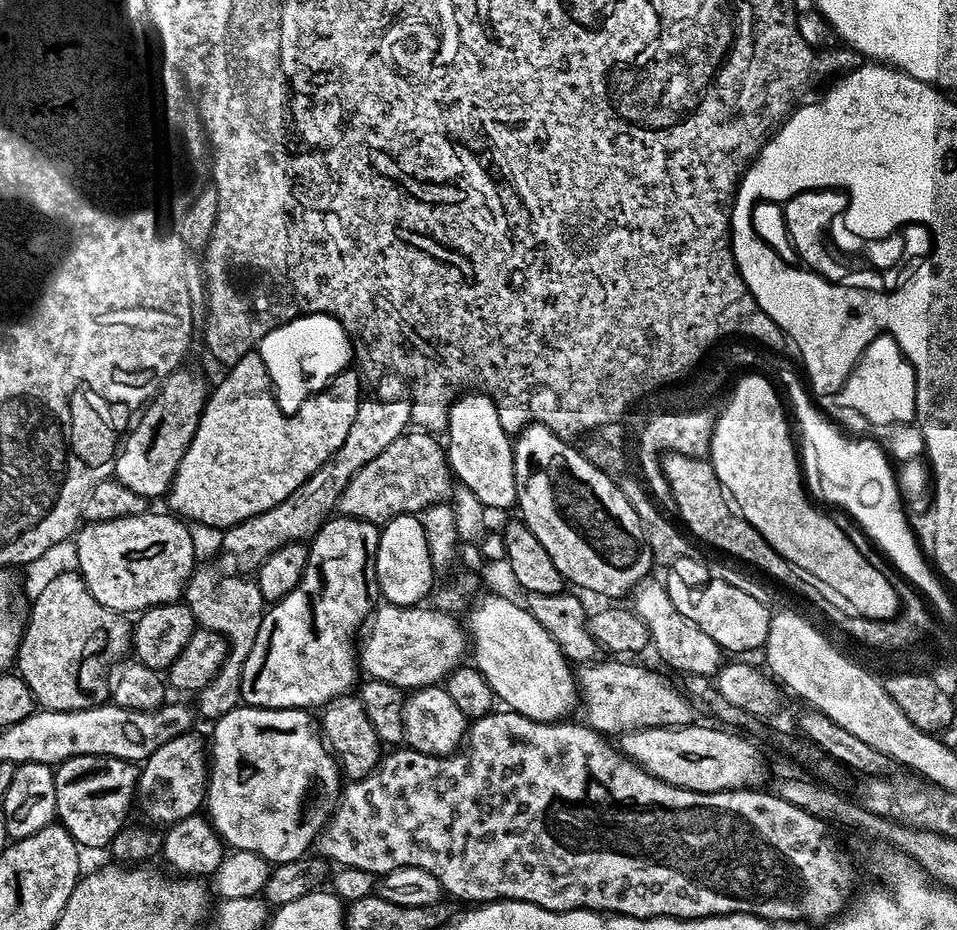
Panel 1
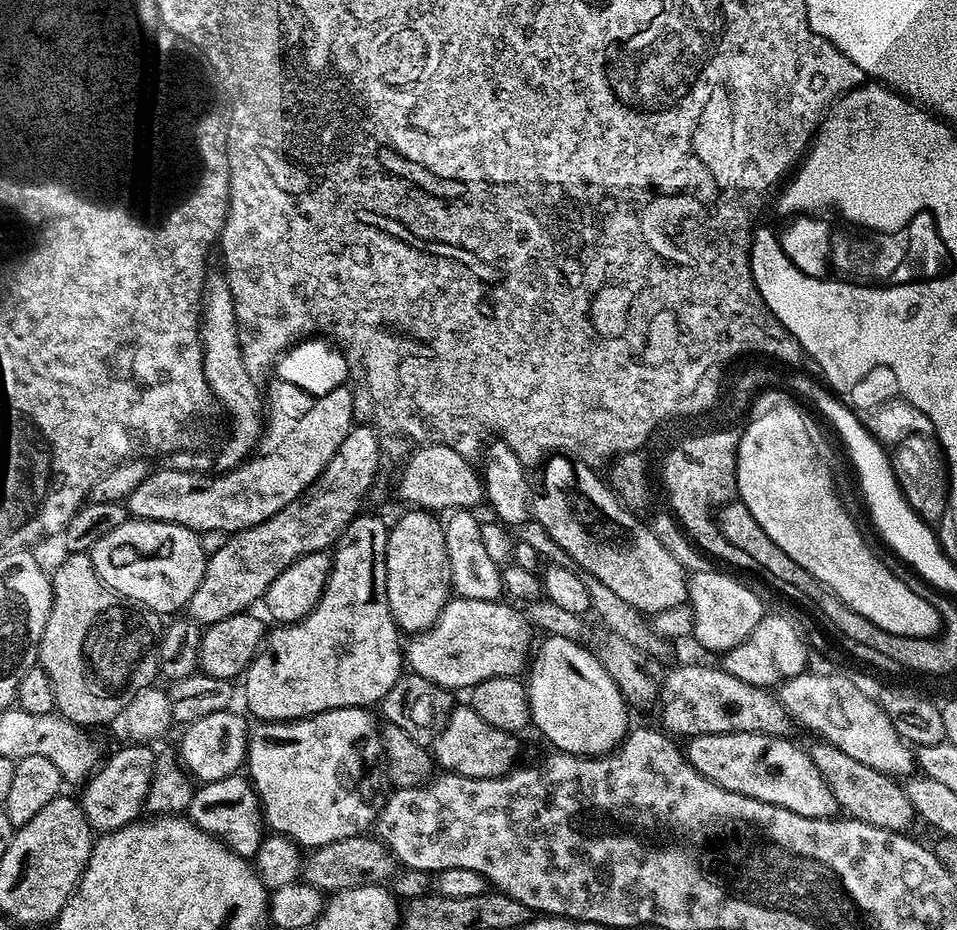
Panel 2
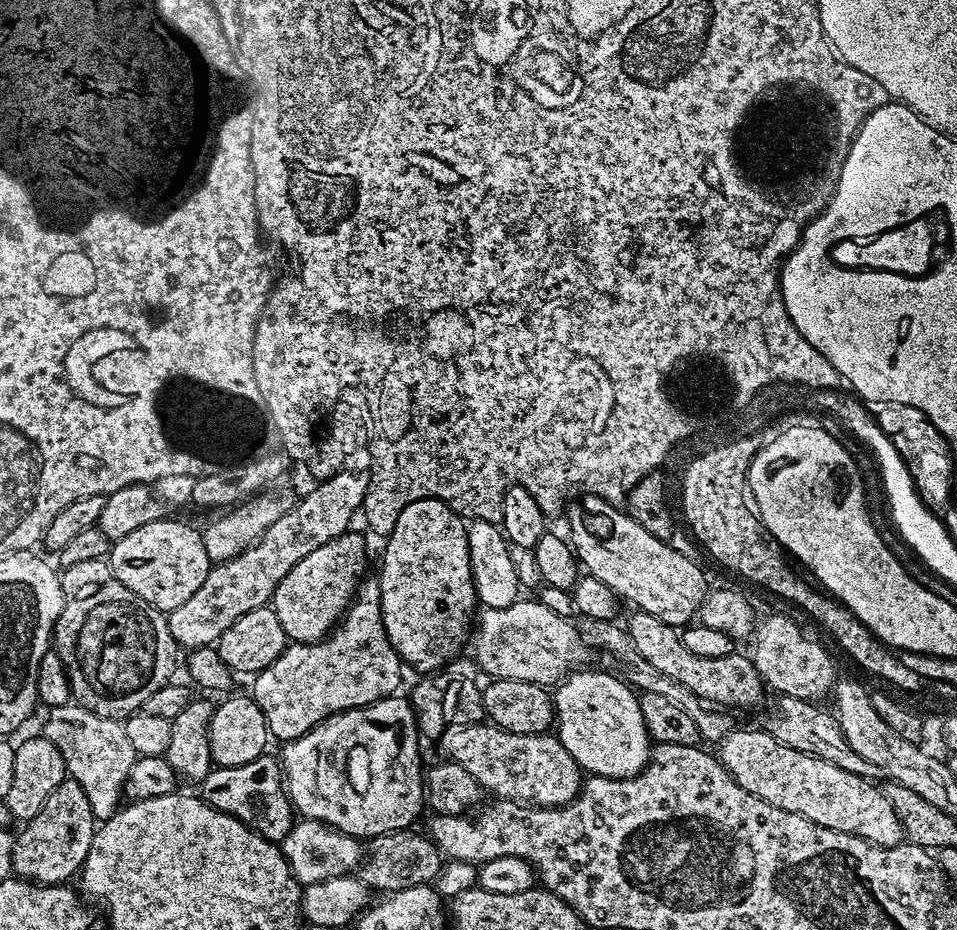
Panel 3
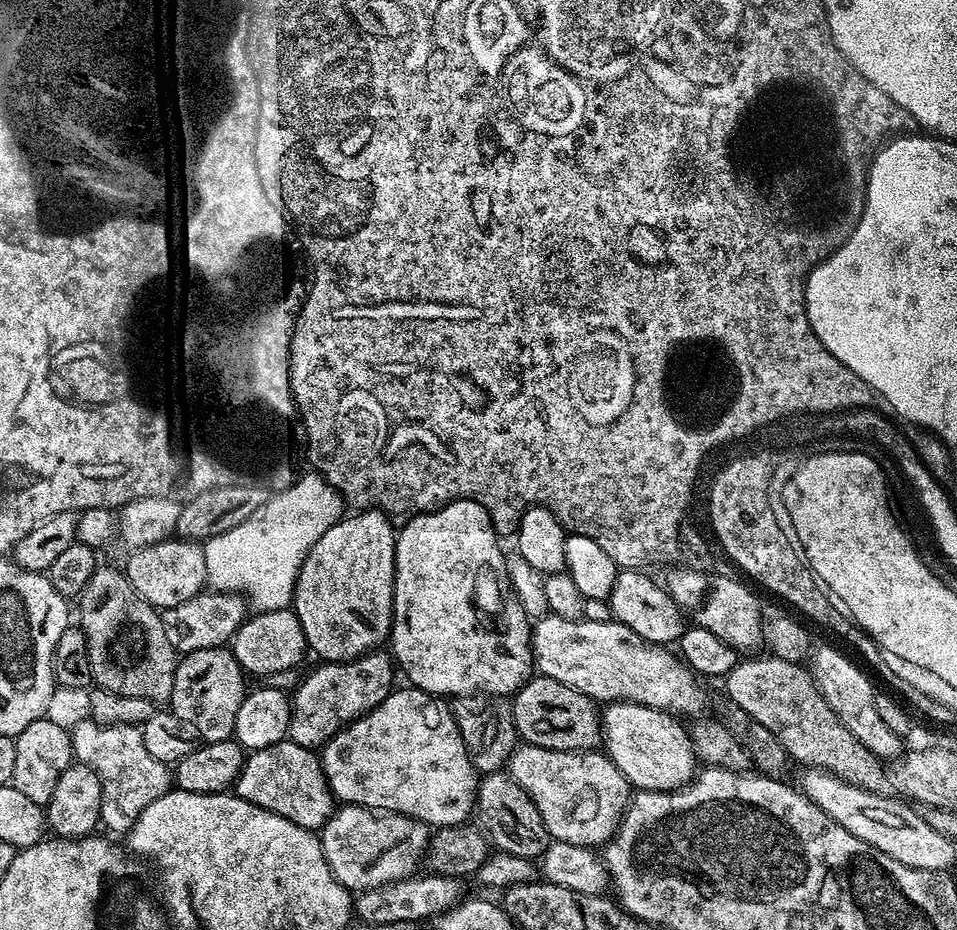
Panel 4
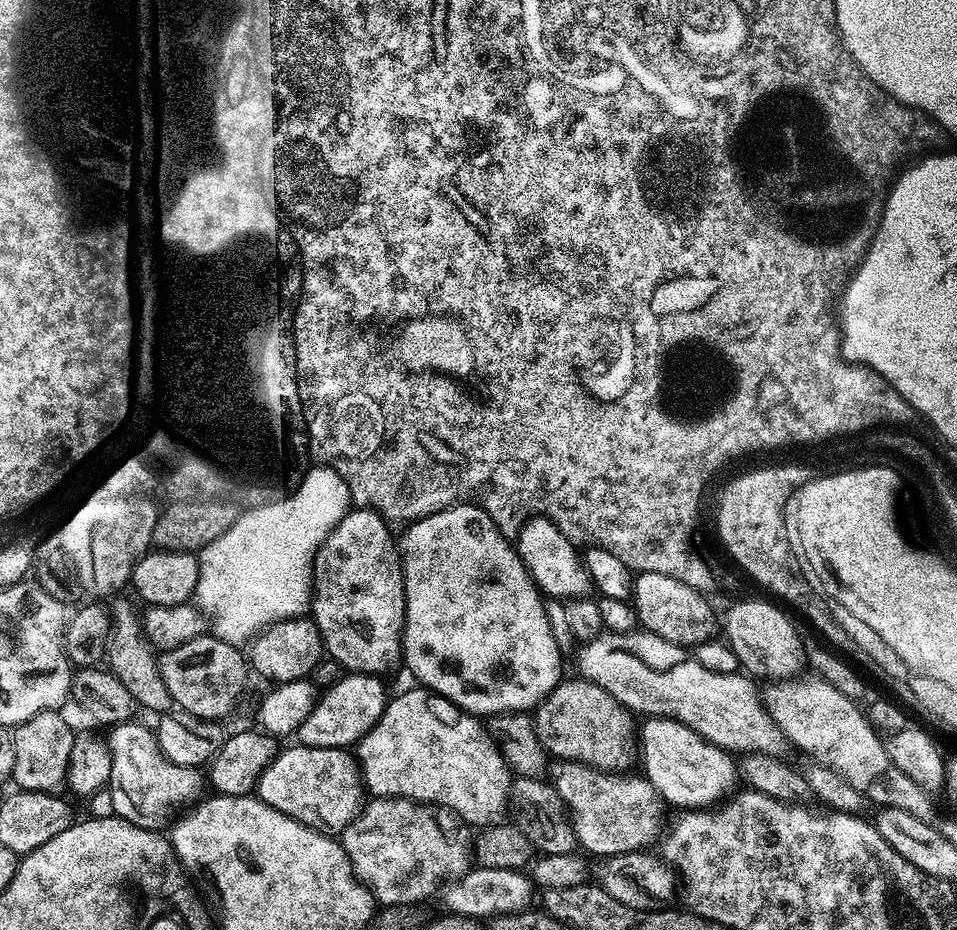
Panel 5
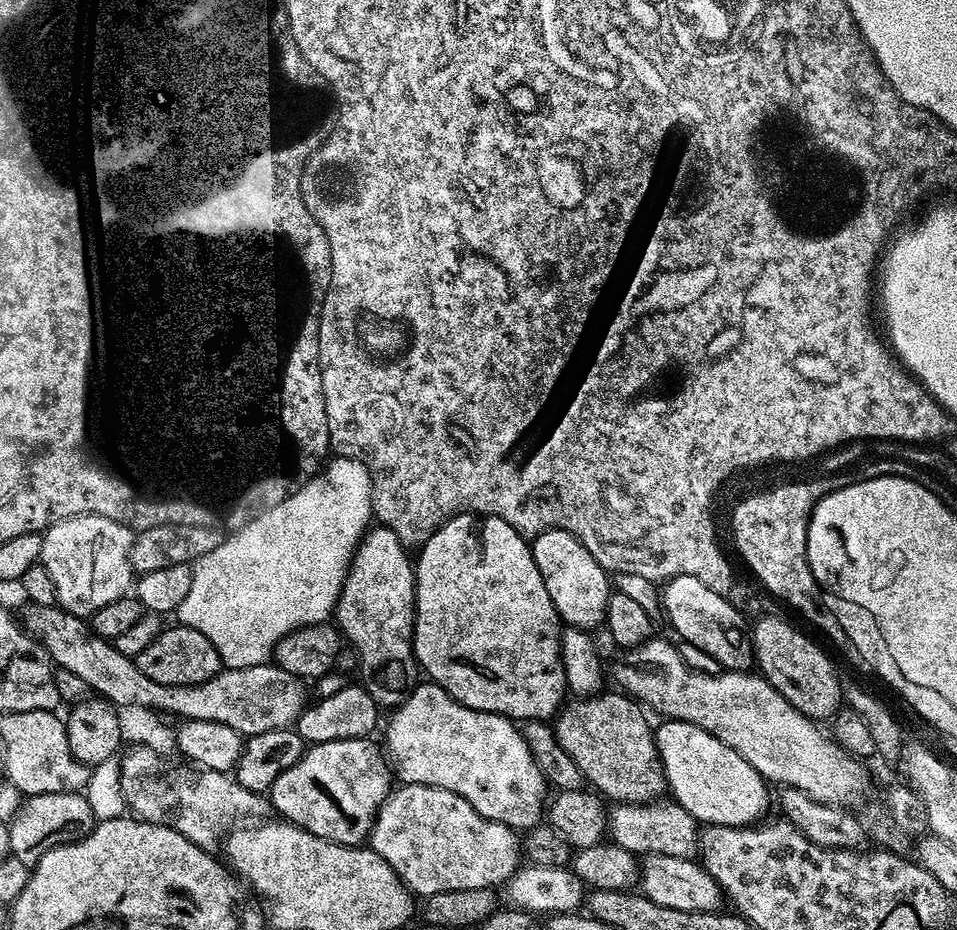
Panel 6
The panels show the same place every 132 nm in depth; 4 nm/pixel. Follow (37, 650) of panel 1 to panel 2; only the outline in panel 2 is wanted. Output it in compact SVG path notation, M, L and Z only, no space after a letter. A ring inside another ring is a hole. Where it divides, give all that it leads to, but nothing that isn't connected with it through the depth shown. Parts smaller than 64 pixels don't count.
M68 552L65 560L51 573L51 578L52 609L50 618L46 618L46 626L42 630L36 658L38 667L47 674L52 683L55 711L65 720L71 720L72 723L81 726L108 724L112 720L111 708L114 708L114 704L111 699L96 700L100 699L97 693L88 691L84 649L96 625L106 613L112 611L118 597L112 589L104 586L94 570L88 552Z

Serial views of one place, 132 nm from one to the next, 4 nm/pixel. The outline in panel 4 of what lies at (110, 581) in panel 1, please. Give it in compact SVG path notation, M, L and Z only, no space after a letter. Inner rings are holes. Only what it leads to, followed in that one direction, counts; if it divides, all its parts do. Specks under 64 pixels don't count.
M169 538L145 548L137 548L131 555L126 567L128 581L137 594L157 610L178 606L194 598L205 587L206 562L203 547L199 543Z

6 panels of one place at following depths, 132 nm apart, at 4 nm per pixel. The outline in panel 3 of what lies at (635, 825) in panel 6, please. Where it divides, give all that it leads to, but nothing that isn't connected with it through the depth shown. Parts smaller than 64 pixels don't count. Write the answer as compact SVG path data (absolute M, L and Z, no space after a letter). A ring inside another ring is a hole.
M491 722L472 724L469 728L460 728L447 737L451 763L462 766L480 784L481 789L493 792L493 797L507 798L523 802L538 808L561 808L580 795L582 787L582 769L575 758L562 746L556 734L514 734L505 728L497 728Z

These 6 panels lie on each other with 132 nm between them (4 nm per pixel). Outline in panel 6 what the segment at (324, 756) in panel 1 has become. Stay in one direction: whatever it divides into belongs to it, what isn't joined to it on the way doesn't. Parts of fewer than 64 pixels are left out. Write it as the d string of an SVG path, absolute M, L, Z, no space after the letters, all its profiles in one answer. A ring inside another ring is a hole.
M431 682L417 683L406 702L395 709L391 716L386 759L395 779L401 785L425 784L453 791L464 798L481 816L515 830L535 828L545 819L546 797L549 795L550 785L538 770L521 729L508 717L467 708L466 705L453 700L446 690Z

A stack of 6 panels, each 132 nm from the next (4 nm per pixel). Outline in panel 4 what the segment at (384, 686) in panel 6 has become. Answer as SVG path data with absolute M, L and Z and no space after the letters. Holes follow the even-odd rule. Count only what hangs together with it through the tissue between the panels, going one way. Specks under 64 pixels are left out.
M360 510L345 515L306 554L292 592L291 607L298 622L302 622L302 634L306 634L308 652L317 652L324 662L356 660L367 652L379 649L389 639L392 630L392 595L396 573L397 529L392 529L389 513L379 510Z

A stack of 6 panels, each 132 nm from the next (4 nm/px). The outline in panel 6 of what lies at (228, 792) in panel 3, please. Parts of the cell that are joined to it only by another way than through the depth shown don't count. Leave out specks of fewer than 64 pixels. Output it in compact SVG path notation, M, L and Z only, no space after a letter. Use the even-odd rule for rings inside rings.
M371 739L339 740L311 745L304 757L290 770L282 770L270 789L272 807L287 823L296 824L310 834L323 840L332 840L335 844L360 846L369 839L369 832L375 822L379 808L383 806L394 788L394 773L385 753L372 745Z

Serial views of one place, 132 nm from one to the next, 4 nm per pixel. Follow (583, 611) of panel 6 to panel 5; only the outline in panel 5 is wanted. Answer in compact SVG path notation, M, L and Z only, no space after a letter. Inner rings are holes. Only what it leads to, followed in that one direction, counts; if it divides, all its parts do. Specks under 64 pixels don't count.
M543 518L529 519L520 529L519 536L515 537L514 547L532 576L532 581L545 597L567 602L587 597L593 591L591 574L583 555L578 551L577 545L568 541L566 534L554 526L554 522Z

